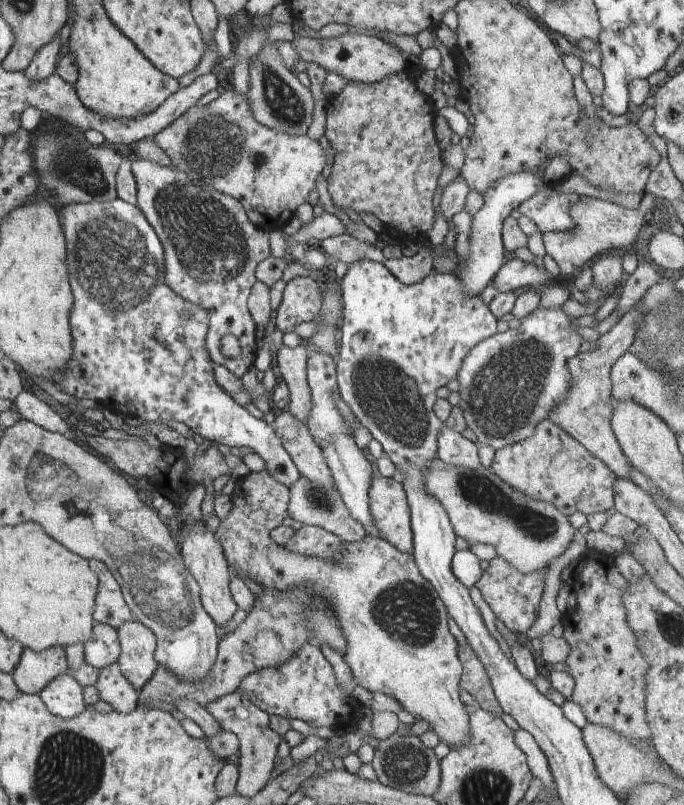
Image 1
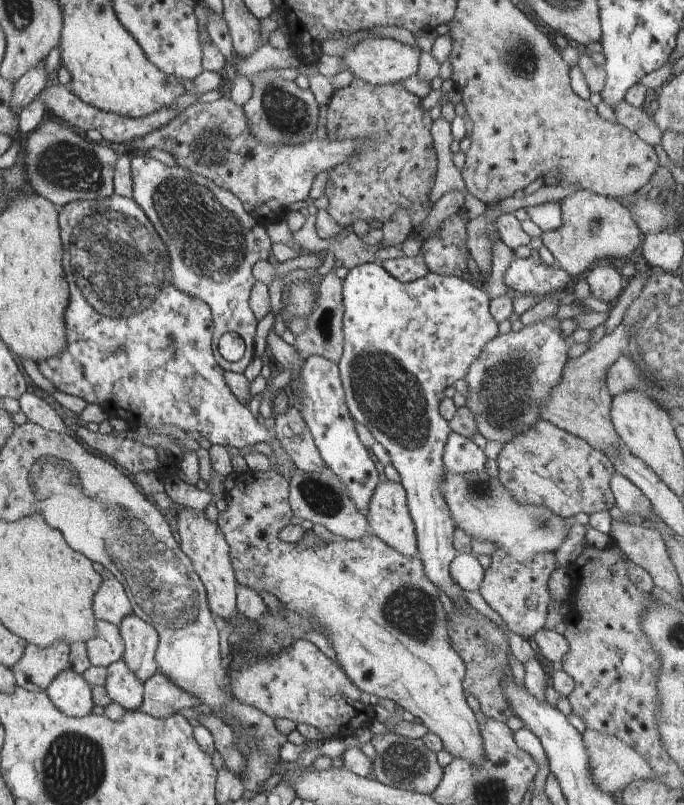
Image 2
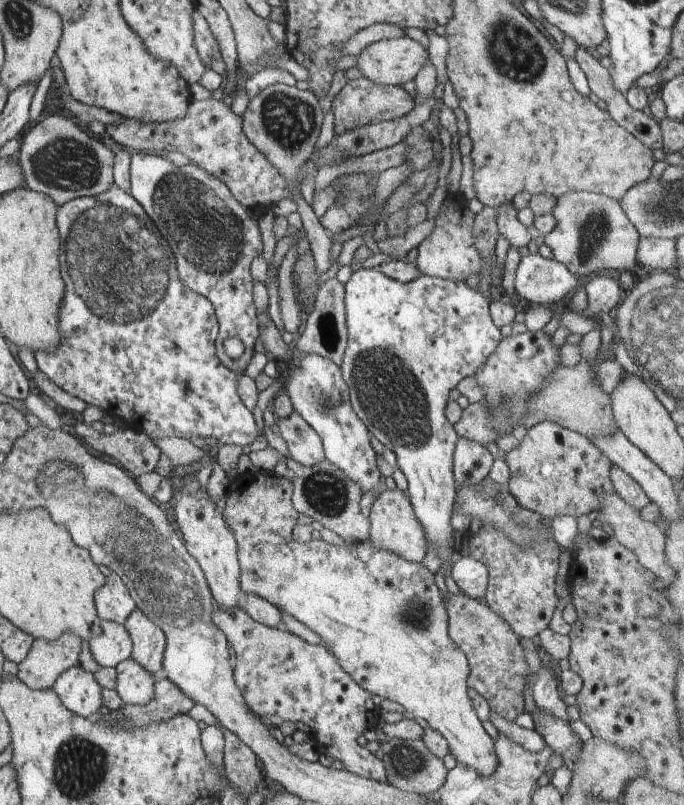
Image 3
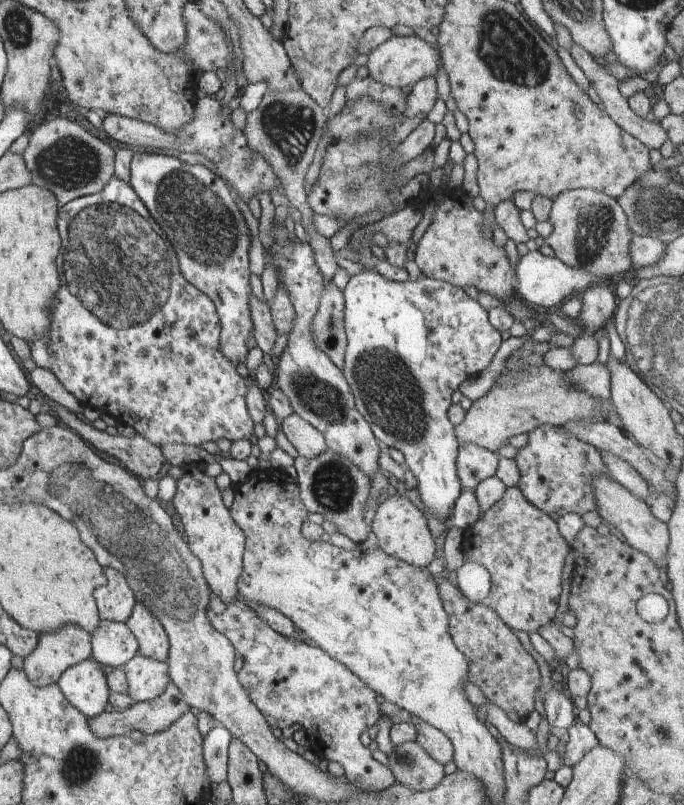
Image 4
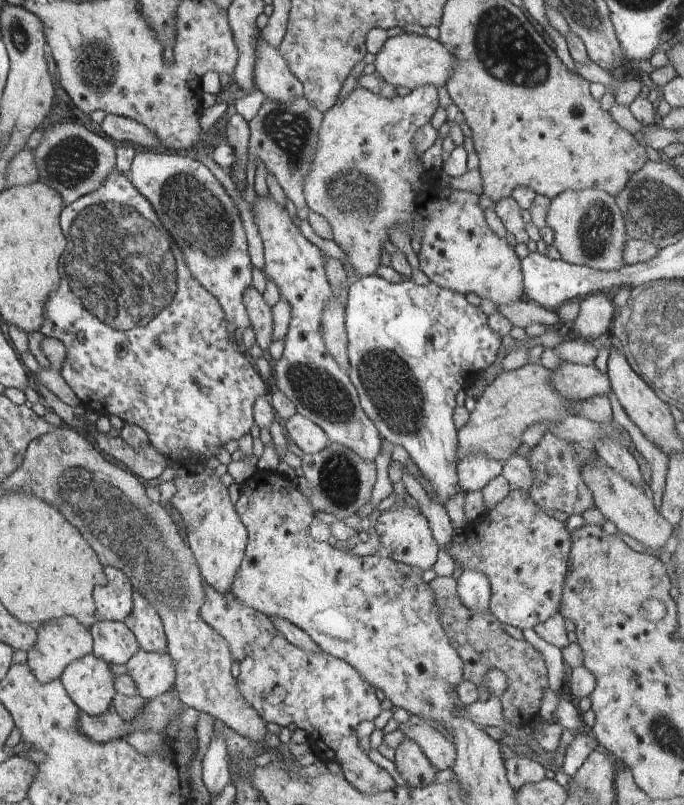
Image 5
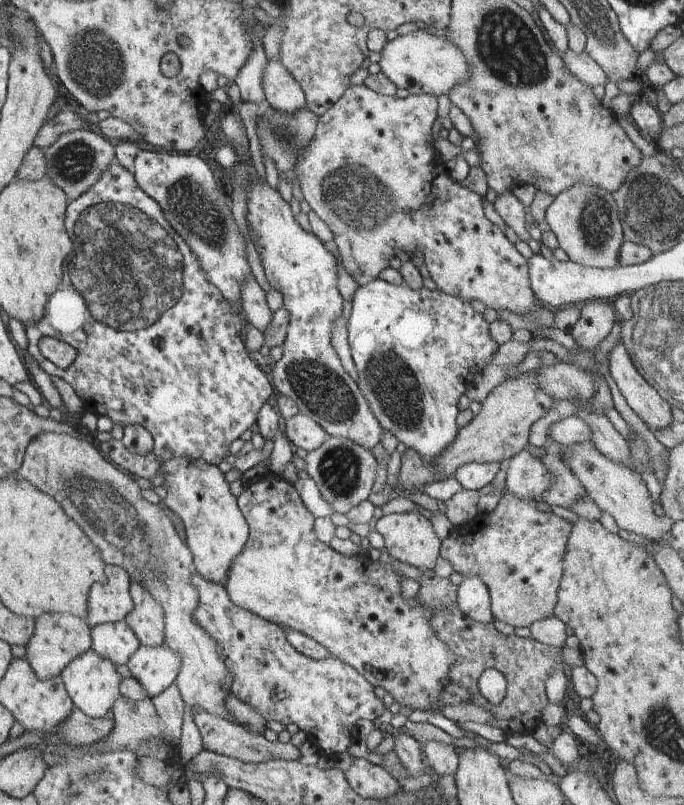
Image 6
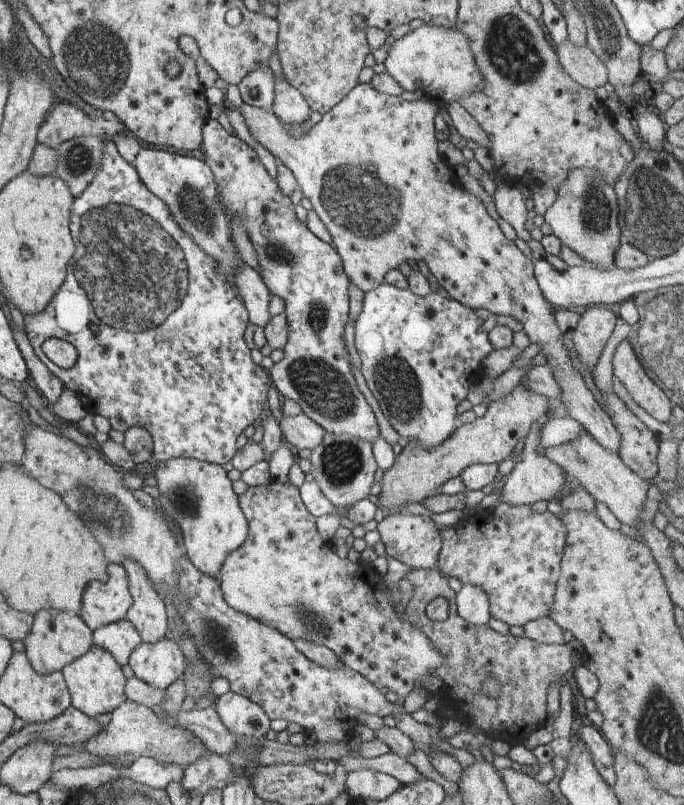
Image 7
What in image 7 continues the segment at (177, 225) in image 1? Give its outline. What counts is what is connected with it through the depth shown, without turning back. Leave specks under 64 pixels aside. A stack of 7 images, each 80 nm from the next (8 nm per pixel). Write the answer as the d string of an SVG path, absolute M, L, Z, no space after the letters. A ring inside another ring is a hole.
M140 148L132 165L145 188L168 206L169 213L179 228L191 237L208 257L216 260L218 271L227 282L233 283L238 264L243 262L231 242L230 220L220 201L209 167L199 158L155 148Z

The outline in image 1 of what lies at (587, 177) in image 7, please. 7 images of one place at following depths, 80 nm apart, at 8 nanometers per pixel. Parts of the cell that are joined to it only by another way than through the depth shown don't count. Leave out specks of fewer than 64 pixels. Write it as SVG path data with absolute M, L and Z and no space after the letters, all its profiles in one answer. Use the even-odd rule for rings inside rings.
M579 197L568 210L573 228L552 233L542 233L545 254L549 255L560 270L560 277L573 274L587 261L609 252L626 253L633 249L638 233L645 227L643 215L637 209L626 209L597 197Z

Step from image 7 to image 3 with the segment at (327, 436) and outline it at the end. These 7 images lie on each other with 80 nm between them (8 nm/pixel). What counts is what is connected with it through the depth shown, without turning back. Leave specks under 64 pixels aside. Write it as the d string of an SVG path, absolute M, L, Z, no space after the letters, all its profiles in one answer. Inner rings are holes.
M291 457L284 460L292 473L292 507L299 513L309 516L321 526L334 532L345 544L369 541L370 524L359 511L362 490L355 481L340 471L337 465L323 458L310 465L302 465Z

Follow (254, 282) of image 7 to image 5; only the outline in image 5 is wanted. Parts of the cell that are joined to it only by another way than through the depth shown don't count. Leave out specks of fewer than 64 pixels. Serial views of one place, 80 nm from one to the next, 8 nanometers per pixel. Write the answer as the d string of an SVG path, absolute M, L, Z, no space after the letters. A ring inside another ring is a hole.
M251 284L244 290L243 304L254 332L255 342L261 351L267 350L272 342L272 314L269 305Z

